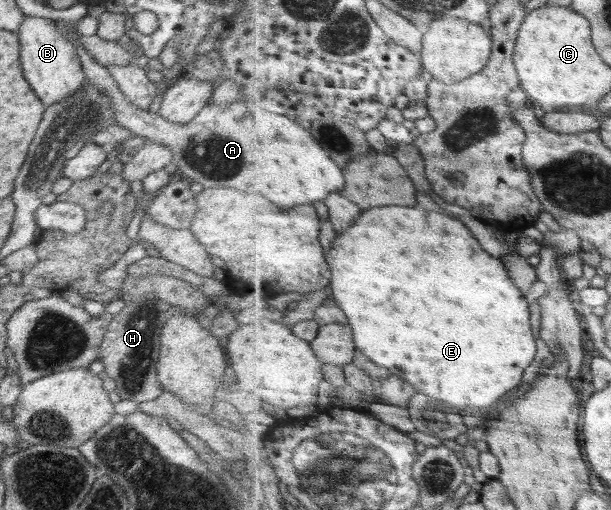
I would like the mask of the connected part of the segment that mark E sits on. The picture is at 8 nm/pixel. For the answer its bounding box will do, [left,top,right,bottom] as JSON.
[329,206,537,413]

